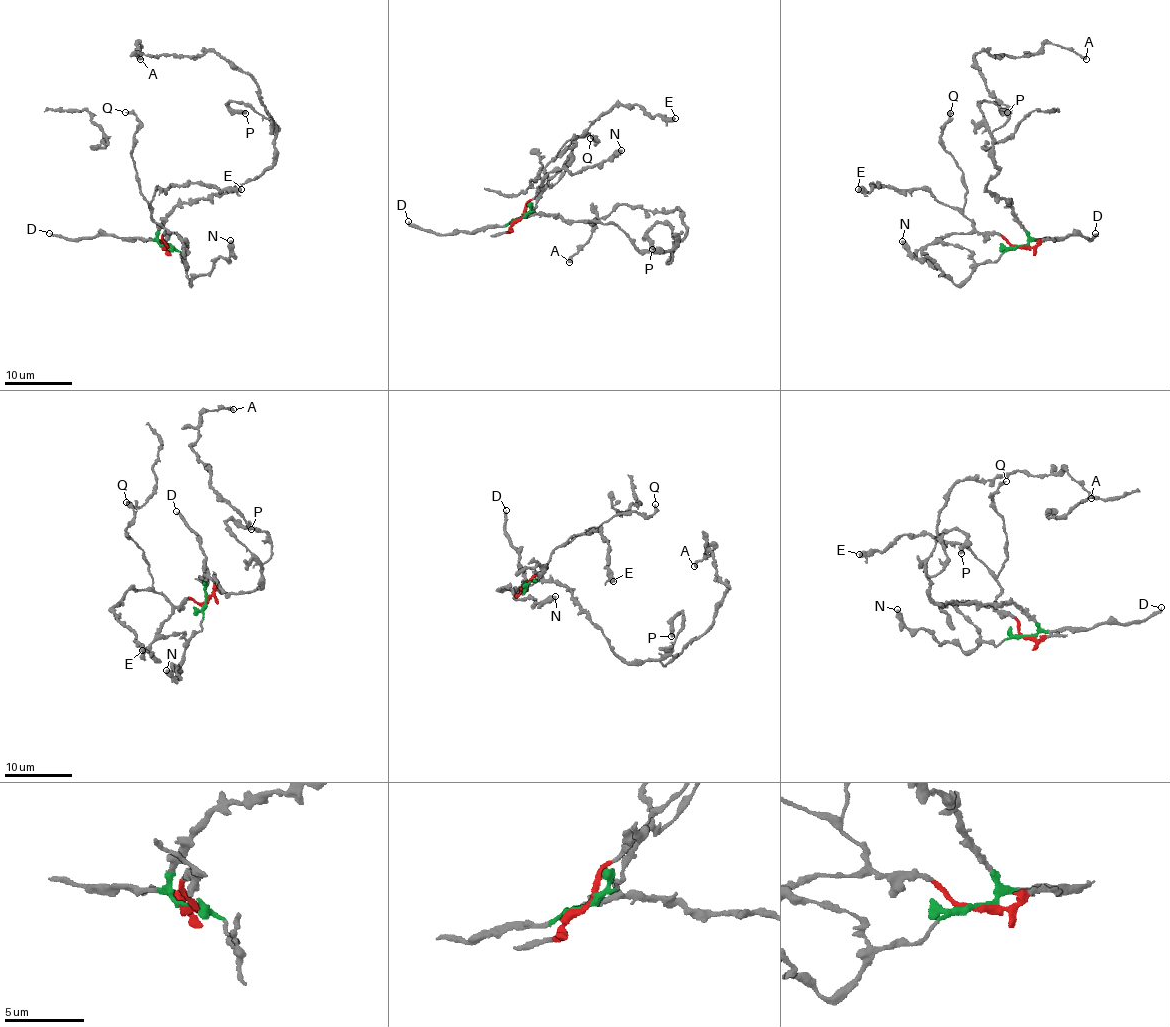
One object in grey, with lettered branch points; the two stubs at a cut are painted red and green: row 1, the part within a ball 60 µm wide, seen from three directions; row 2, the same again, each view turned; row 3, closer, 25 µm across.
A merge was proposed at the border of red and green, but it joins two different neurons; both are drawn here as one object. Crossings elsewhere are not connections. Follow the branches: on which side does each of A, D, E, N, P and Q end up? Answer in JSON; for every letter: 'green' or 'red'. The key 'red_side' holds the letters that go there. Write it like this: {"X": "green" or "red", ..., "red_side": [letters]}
{"A": "green", "D": "green", "E": "red", "N": "green", "P": "green", "Q": "red", "red_side": ["E", "Q"]}

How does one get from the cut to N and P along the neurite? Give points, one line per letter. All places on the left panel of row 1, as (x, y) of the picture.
N: (167, 246), (178, 249), (191, 284), (197, 276), (204, 276), (215, 266), (218, 257), (230, 257), (231, 240)
P: (167, 246), (157, 231), (176, 206), (231, 192), (273, 163), (272, 123), (229, 101), (246, 113)

